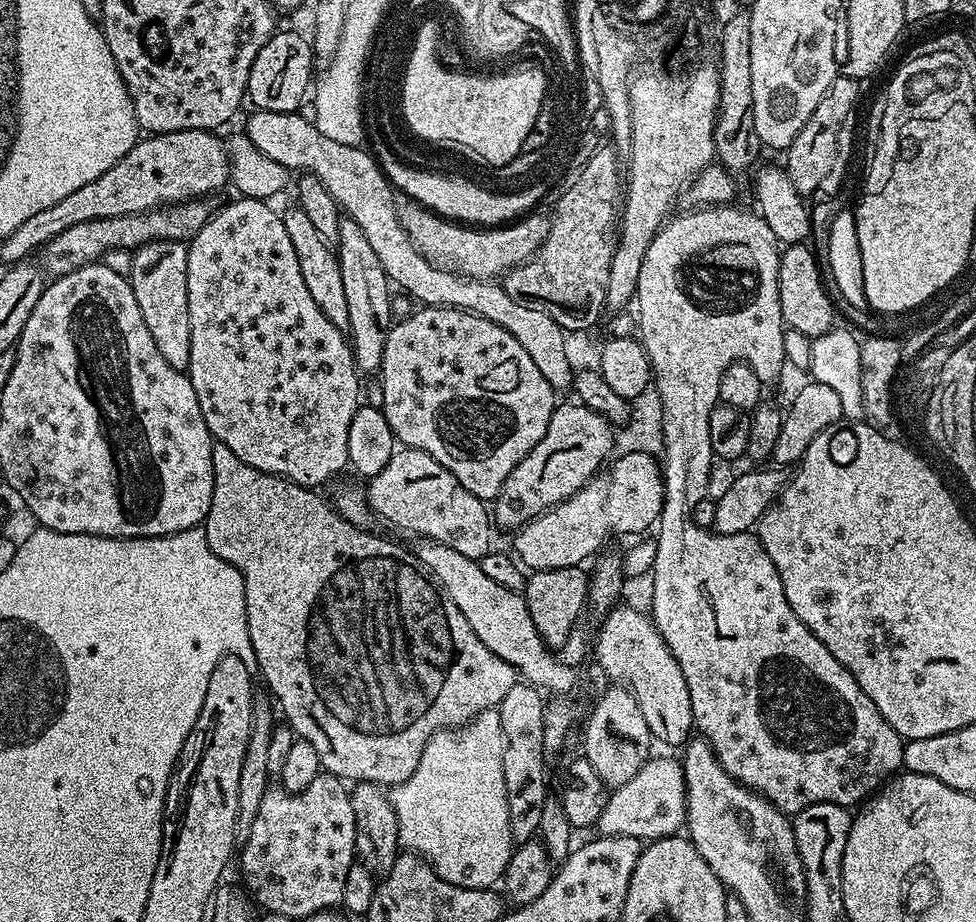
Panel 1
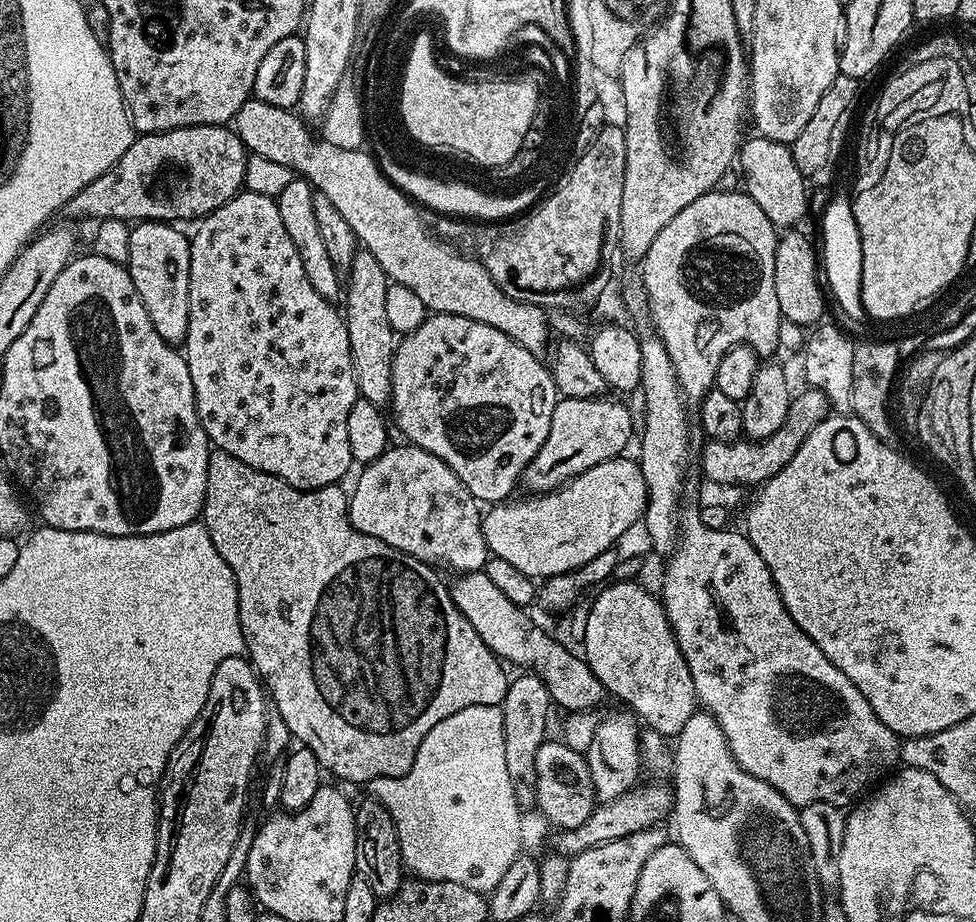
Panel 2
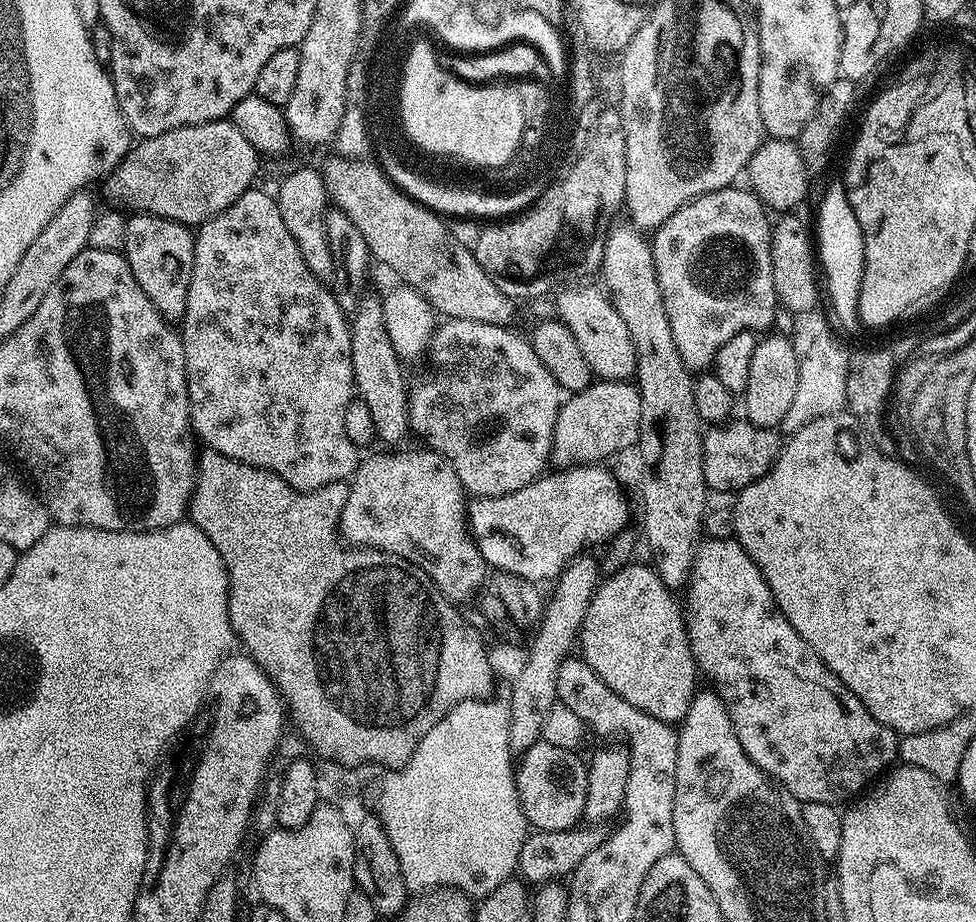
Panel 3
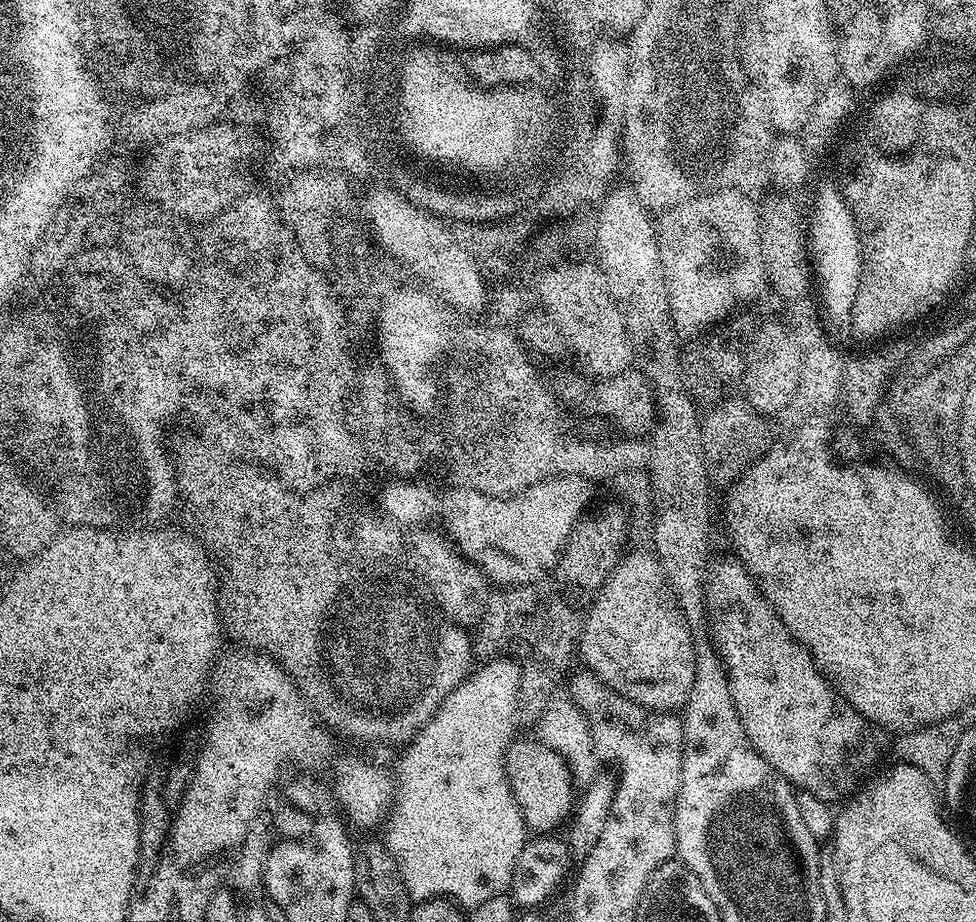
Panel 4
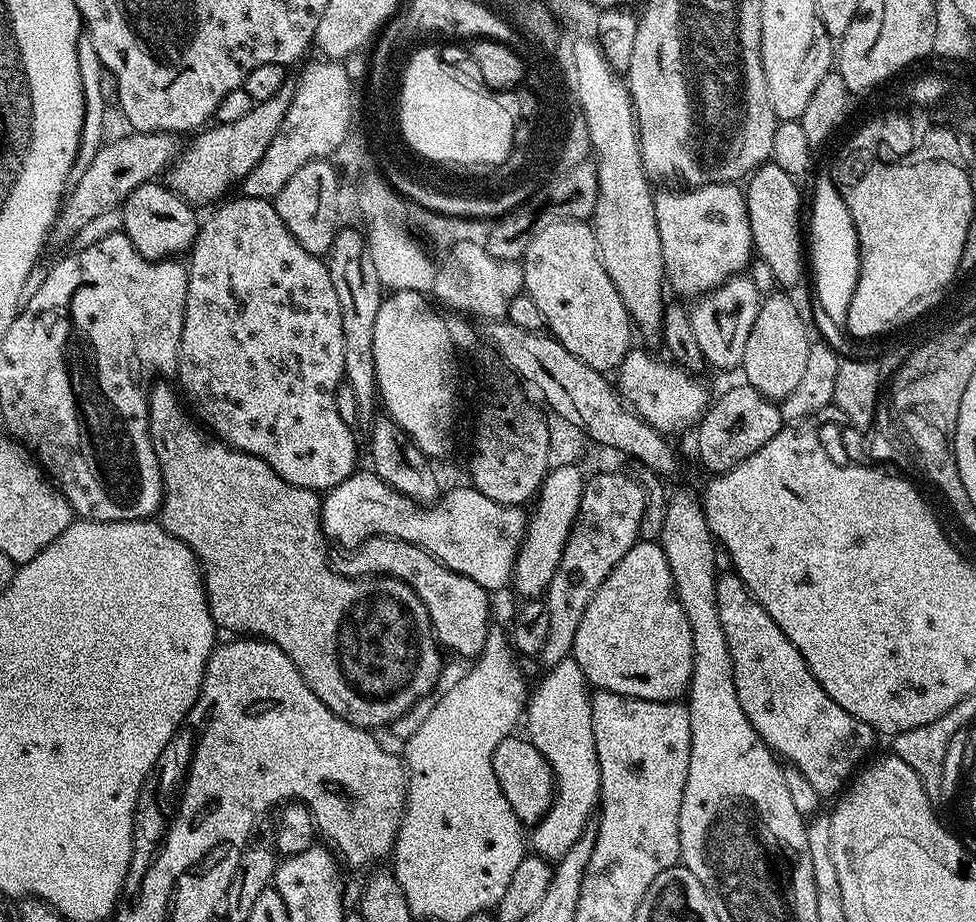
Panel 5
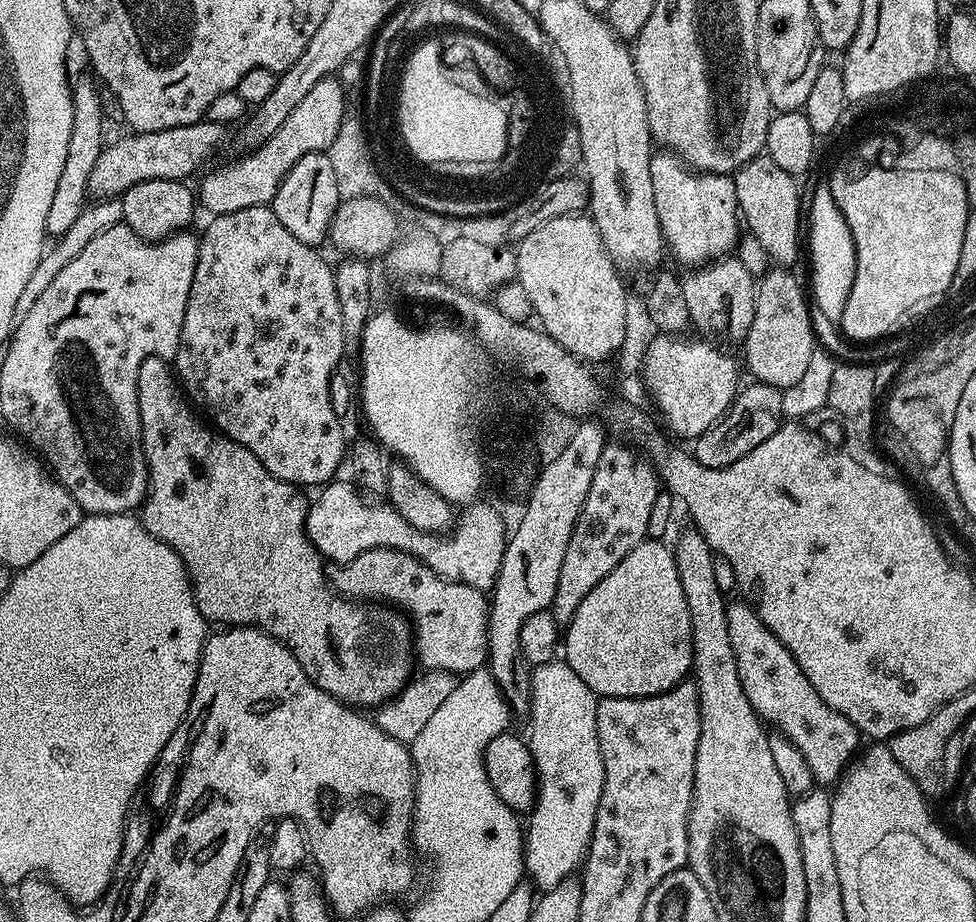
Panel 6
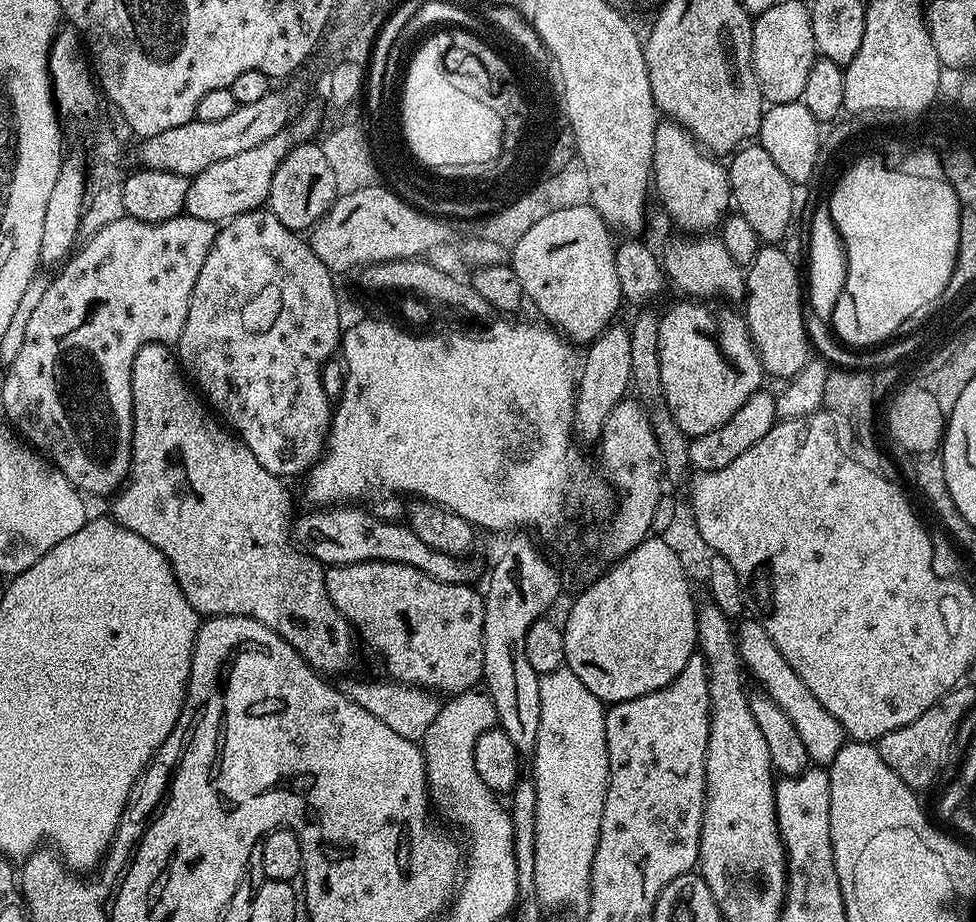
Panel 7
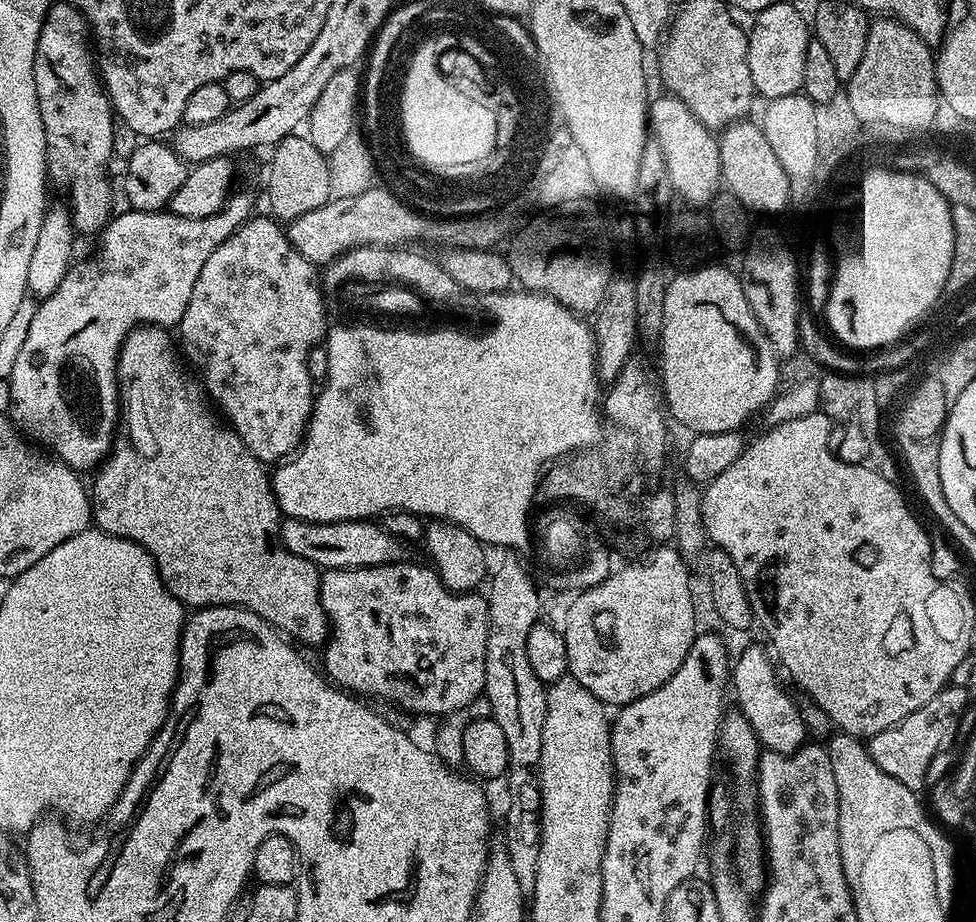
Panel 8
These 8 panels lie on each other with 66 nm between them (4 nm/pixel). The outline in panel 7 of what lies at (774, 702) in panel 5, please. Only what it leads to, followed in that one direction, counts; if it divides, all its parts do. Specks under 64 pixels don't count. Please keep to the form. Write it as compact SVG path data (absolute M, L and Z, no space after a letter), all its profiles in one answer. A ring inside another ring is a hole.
M754 618L745 619L744 622L744 625L739 625L736 634L741 665L750 673L751 679L753 676L761 684L757 685L764 695L778 702L782 710L786 710L790 722L794 722L794 730L798 730L802 742L806 742L809 761L816 766L831 764L840 747L846 742L844 727L840 725L838 718L834 718L834 714L830 714L830 710L826 710L826 706L822 706L822 702L818 702L818 698L814 698L814 694L810 694L806 682L802 682L798 674L794 674L794 666L790 666L790 662L782 658L778 646L774 646L770 634L766 634L763 626Z

